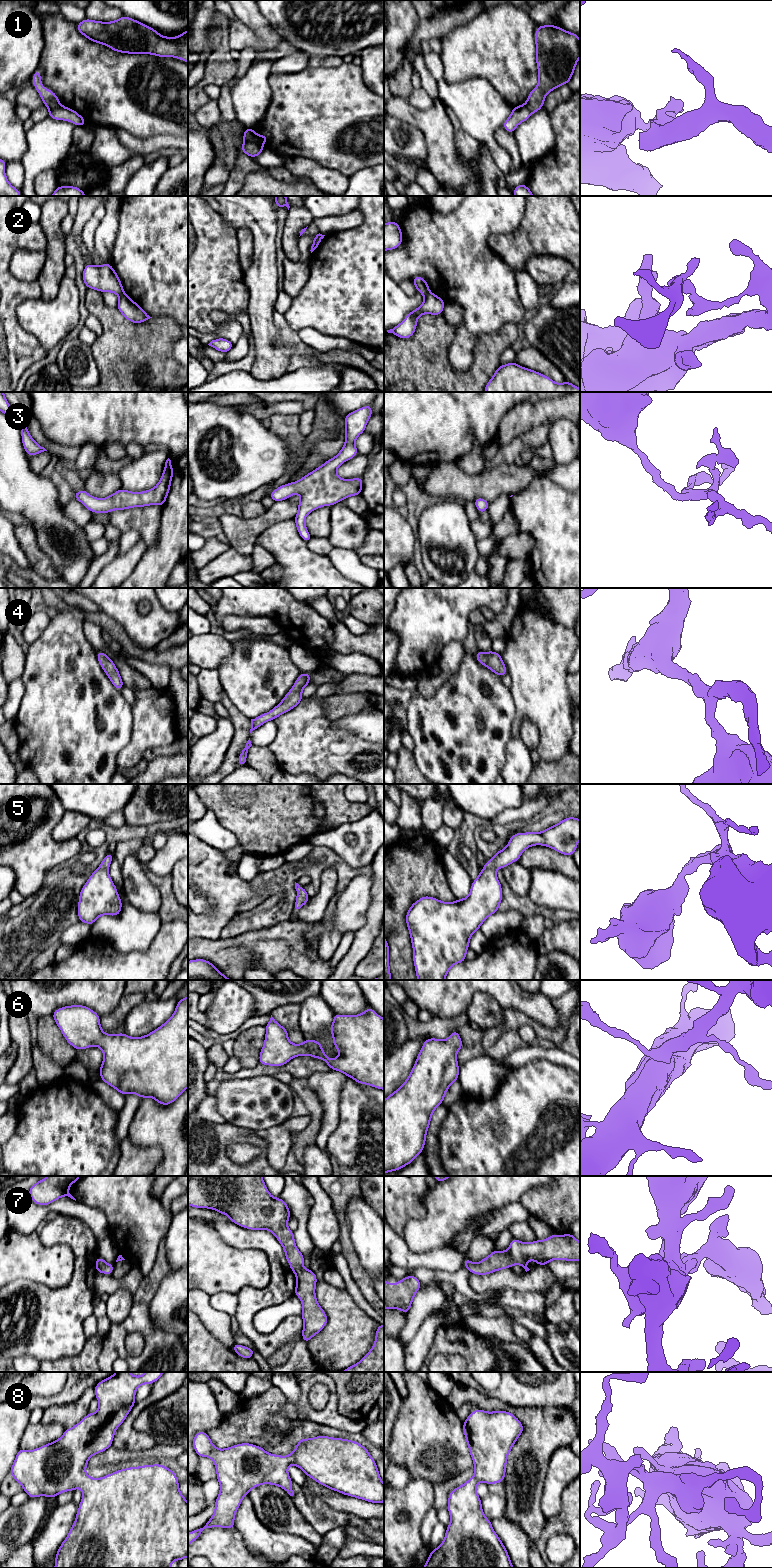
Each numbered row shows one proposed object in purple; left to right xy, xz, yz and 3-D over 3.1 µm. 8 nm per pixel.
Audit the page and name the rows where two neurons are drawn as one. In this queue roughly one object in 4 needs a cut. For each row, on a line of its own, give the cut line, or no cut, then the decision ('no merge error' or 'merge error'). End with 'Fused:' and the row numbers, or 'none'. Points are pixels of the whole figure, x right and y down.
1: xz (243, 140), (255, 143), (262, 148) | merge error
2: yz (430, 292), (424, 295) | merge error
3: no cut | no merge error
4: no cut | no merge error
5: no cut | no merge error
6: no cut | no merge error
7: no cut | no merge error
8: no cut | no merge error
Fused: 1, 2

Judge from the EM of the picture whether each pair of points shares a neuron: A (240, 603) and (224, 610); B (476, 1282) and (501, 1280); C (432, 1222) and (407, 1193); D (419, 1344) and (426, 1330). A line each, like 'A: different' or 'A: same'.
A: same
B: same
C: different
D: same

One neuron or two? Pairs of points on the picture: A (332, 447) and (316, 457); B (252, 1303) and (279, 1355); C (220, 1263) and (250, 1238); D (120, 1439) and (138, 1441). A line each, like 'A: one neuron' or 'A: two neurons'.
A: one neuron
B: two neurons
C: two neurons
D: one neuron

